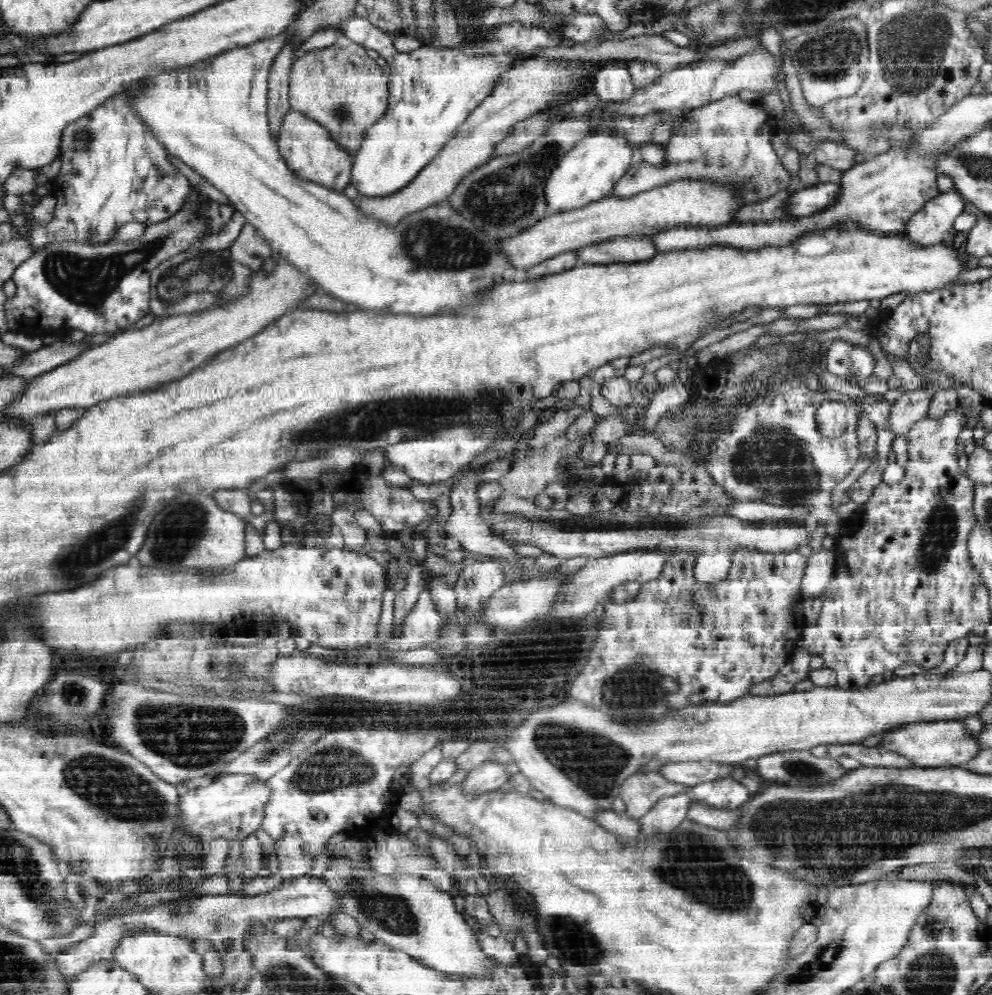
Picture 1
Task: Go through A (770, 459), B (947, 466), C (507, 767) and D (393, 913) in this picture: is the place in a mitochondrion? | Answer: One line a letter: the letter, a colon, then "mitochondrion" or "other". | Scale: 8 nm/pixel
A: mitochondrion
B: other
C: other
D: mitochondrion

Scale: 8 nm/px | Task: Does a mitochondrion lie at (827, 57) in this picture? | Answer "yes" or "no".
yes

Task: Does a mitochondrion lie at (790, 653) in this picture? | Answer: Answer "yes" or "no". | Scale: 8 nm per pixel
no

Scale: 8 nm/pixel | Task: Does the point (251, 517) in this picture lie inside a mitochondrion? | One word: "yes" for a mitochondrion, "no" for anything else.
no

